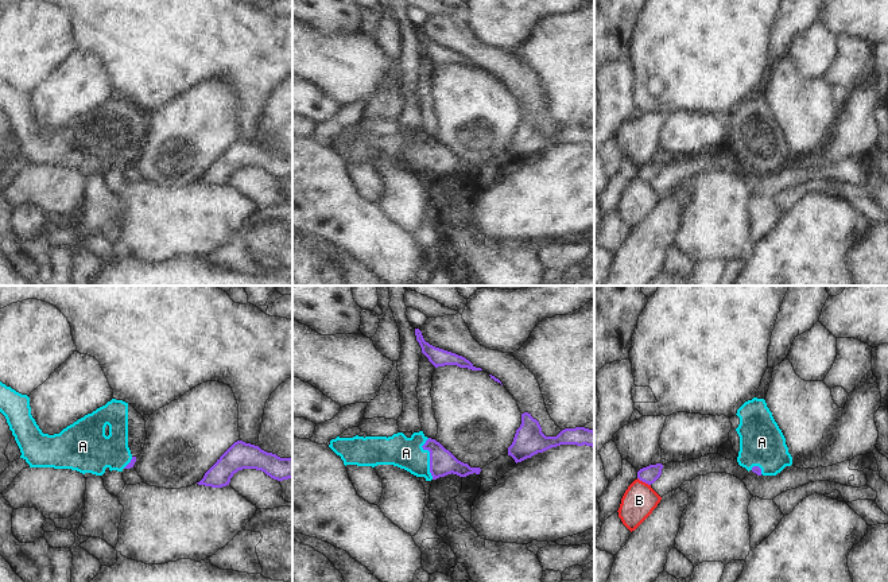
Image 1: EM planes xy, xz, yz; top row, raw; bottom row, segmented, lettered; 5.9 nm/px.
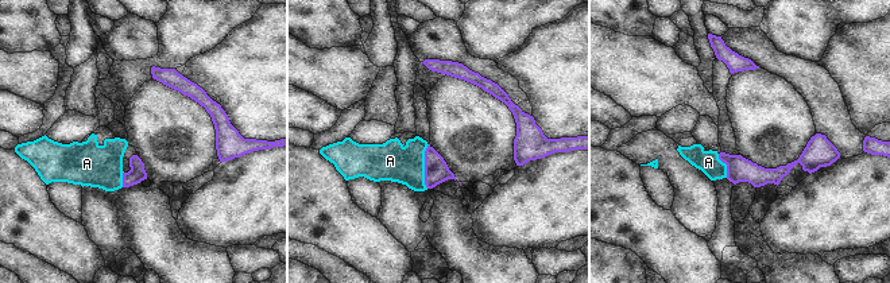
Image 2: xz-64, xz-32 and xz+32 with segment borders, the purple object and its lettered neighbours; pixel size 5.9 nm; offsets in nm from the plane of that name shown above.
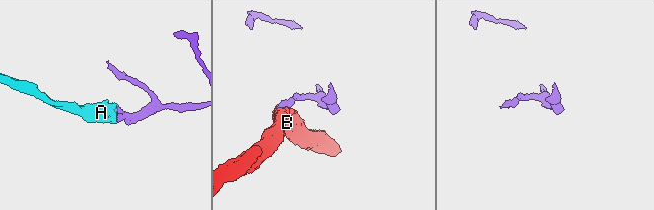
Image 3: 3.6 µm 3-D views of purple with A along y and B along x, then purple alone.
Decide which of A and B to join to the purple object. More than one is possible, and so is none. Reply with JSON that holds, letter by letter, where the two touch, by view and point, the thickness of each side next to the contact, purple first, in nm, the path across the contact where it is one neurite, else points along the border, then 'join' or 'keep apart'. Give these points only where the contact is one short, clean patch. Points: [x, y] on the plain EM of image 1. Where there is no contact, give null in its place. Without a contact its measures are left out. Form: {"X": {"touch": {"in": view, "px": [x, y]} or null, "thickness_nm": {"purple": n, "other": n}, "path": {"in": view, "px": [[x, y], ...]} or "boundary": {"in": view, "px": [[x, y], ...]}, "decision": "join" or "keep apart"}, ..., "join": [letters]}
{"A": {"touch": {"in": "xz", "px": [430, 156]}, "thickness_nm": {"purple": 160, "other": 190}, "path": {"in": "xz", "px": [[442, 160], [430, 156], [406, 151]]}, "decision": "join"}, "B": {"touch": {"in": "yz", "px": [644, 179]}, "thickness_nm": {"purple": 100, "other": 200}, "boundary": {"in": "yz", "px": [[638, 175], [650, 183]]}, "decision": "keep apart"}, "join": ["A"]}

